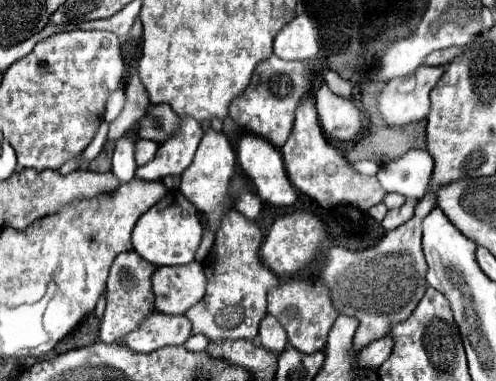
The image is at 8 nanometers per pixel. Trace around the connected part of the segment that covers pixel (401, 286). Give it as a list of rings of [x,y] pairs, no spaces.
[[[427,195],[419,203],[405,201],[405,205],[389,209],[383,219],[383,227],[389,233],[379,241],[379,245],[365,251],[349,251],[343,246],[337,246],[328,236],[328,231],[326,236],[326,226],[316,215],[296,210],[278,217],[269,228],[265,237],[263,263],[275,275],[297,275],[319,259],[321,269],[317,271],[317,277],[329,289],[333,307],[339,313],[351,315],[359,321],[353,343],[355,349],[363,349],[375,339],[385,337],[395,323],[405,321],[427,289],[427,263],[421,251],[421,221],[433,207],[435,197]]]

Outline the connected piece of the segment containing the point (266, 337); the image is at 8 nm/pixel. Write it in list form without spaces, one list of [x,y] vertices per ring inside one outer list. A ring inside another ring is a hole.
[[[267,315],[259,327],[259,341],[265,349],[273,353],[283,353],[287,347],[287,333],[275,317]]]

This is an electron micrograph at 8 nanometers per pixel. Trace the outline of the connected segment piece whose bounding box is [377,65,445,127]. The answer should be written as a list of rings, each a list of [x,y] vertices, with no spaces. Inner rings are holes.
[[[419,67],[413,75],[391,79],[379,93],[379,113],[387,125],[421,121],[429,113],[429,93],[443,75],[443,67]]]

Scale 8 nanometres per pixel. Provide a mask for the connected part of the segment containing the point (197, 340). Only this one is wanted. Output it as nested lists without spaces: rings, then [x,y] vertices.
[[[191,335],[189,341],[185,343],[185,347],[189,351],[205,351],[207,345],[209,345],[209,339],[205,335]]]

